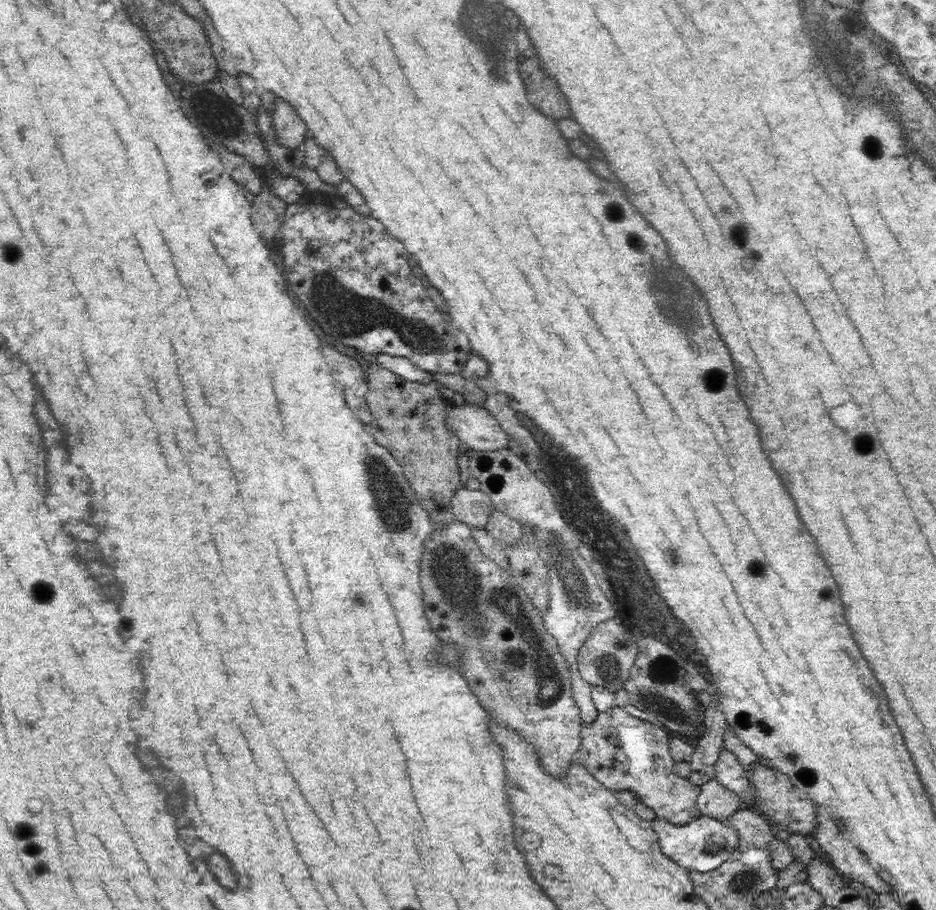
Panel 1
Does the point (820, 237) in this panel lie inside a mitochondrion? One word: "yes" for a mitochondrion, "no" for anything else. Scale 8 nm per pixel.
no

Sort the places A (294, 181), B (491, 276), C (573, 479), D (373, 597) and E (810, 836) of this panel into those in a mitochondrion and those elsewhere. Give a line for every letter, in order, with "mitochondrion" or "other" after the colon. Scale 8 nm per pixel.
A: mitochondrion
B: other
C: mitochondrion
D: other
E: other

